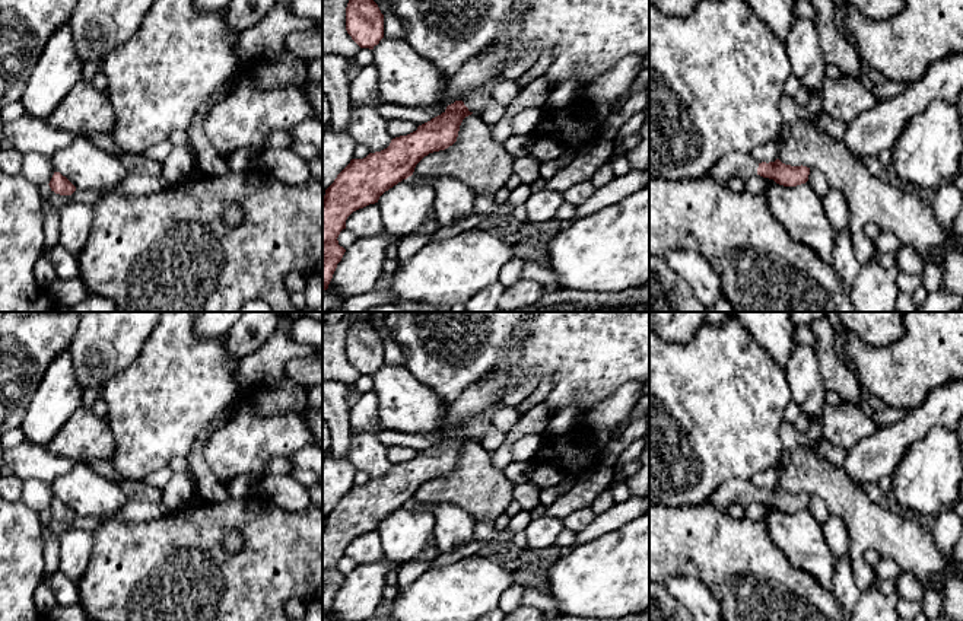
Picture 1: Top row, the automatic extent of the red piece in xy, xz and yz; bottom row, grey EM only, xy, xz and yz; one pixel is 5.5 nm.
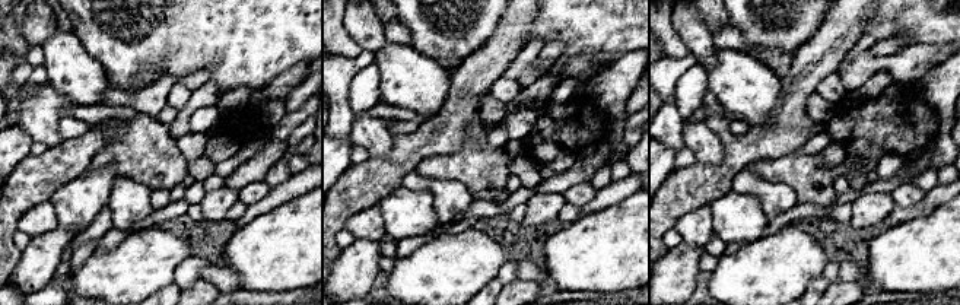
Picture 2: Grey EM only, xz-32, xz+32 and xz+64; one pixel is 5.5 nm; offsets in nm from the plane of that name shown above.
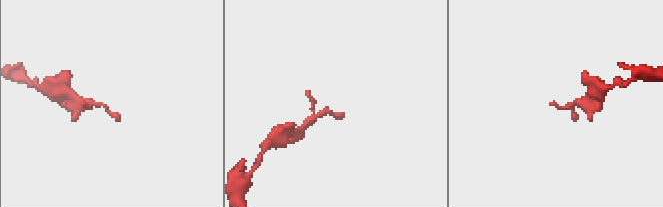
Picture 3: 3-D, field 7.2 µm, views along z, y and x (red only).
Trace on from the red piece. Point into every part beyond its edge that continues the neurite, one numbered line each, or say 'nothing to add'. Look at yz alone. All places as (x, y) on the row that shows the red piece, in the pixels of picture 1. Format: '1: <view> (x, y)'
1: yz (743, 165)

